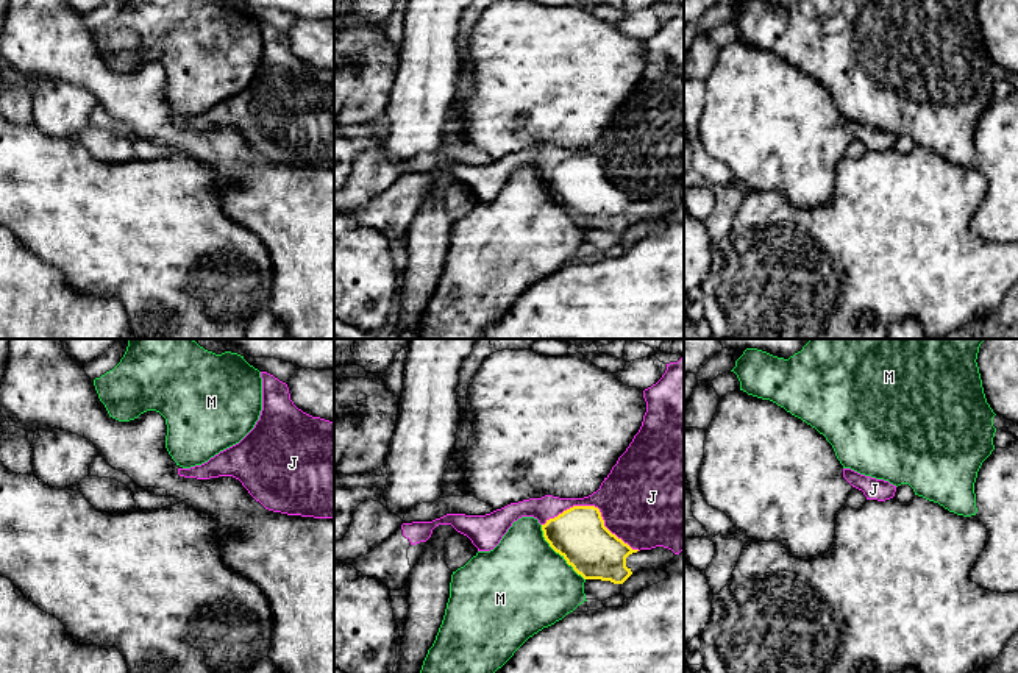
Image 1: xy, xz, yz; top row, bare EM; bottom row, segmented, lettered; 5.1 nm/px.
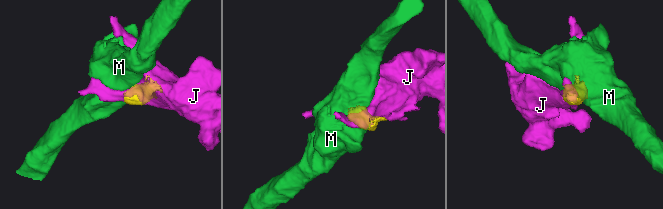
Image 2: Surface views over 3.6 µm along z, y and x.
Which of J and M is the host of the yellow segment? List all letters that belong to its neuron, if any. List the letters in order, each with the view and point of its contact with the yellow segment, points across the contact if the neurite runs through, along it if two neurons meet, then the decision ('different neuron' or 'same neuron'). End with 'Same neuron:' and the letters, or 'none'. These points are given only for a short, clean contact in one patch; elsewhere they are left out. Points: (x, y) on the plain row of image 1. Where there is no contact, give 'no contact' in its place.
J: xz (594, 156) | same neuron
M: xz (558, 202) | different neuron
Same neuron: J

